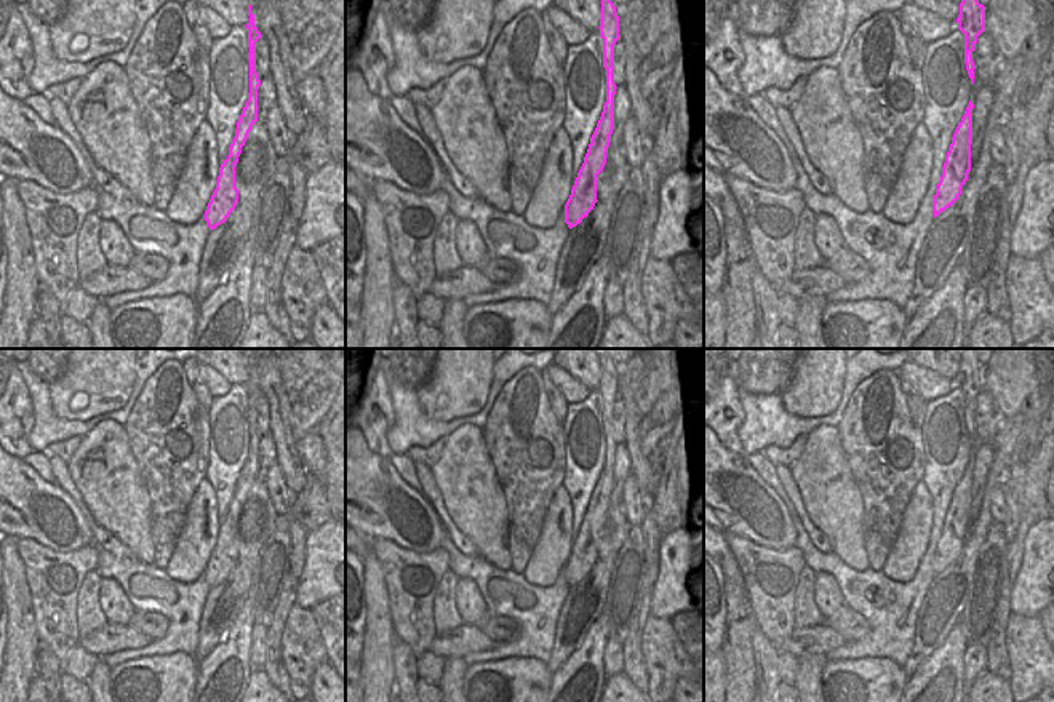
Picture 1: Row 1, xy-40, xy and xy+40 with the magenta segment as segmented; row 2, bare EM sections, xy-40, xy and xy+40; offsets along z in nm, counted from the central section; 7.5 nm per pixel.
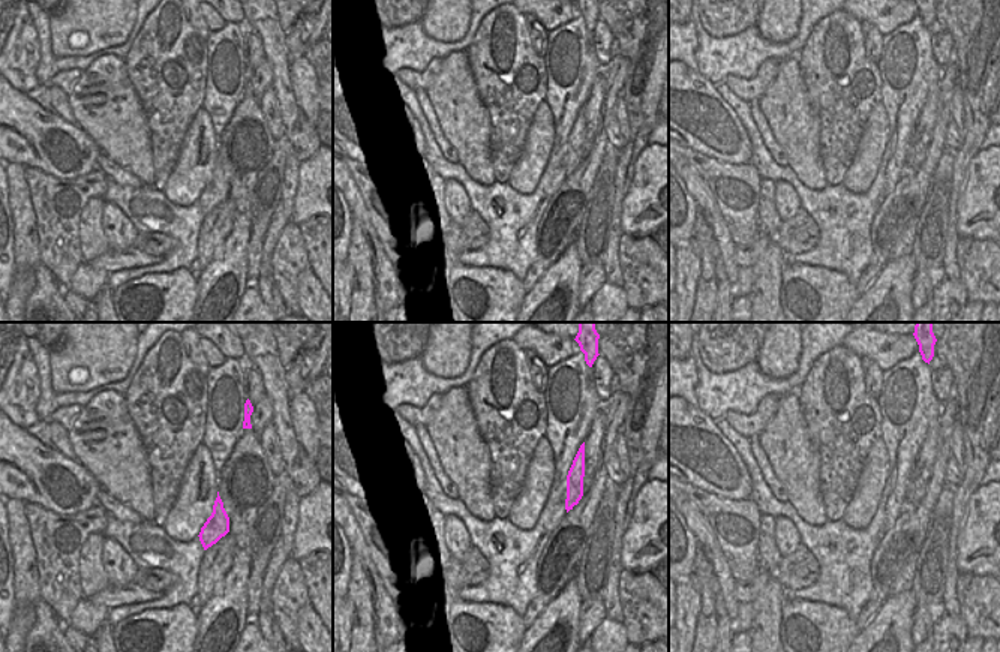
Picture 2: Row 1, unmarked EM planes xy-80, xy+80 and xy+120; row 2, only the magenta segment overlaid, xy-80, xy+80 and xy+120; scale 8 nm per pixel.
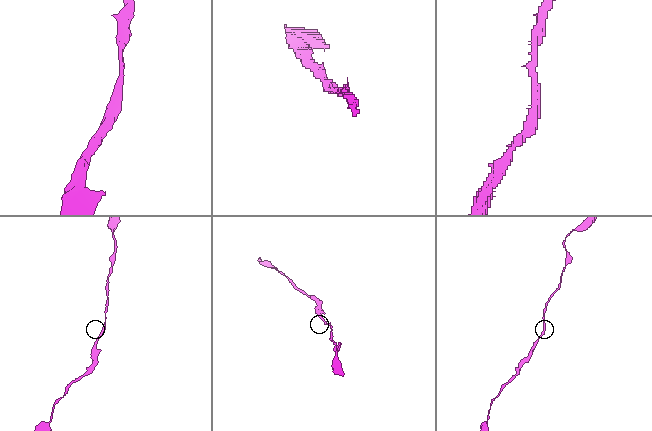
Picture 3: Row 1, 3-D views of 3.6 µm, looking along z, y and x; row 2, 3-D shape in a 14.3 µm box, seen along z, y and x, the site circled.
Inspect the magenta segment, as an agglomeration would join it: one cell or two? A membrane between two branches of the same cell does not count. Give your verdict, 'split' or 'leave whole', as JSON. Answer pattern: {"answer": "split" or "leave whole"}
{"answer": "leave whole"}

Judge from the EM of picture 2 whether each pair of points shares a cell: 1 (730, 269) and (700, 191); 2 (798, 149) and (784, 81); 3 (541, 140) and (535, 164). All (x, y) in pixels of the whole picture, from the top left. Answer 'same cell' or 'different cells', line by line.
1: same cell
2: same cell
3: same cell

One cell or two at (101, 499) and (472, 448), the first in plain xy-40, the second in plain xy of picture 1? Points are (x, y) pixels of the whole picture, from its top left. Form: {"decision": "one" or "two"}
{"decision": "one"}

